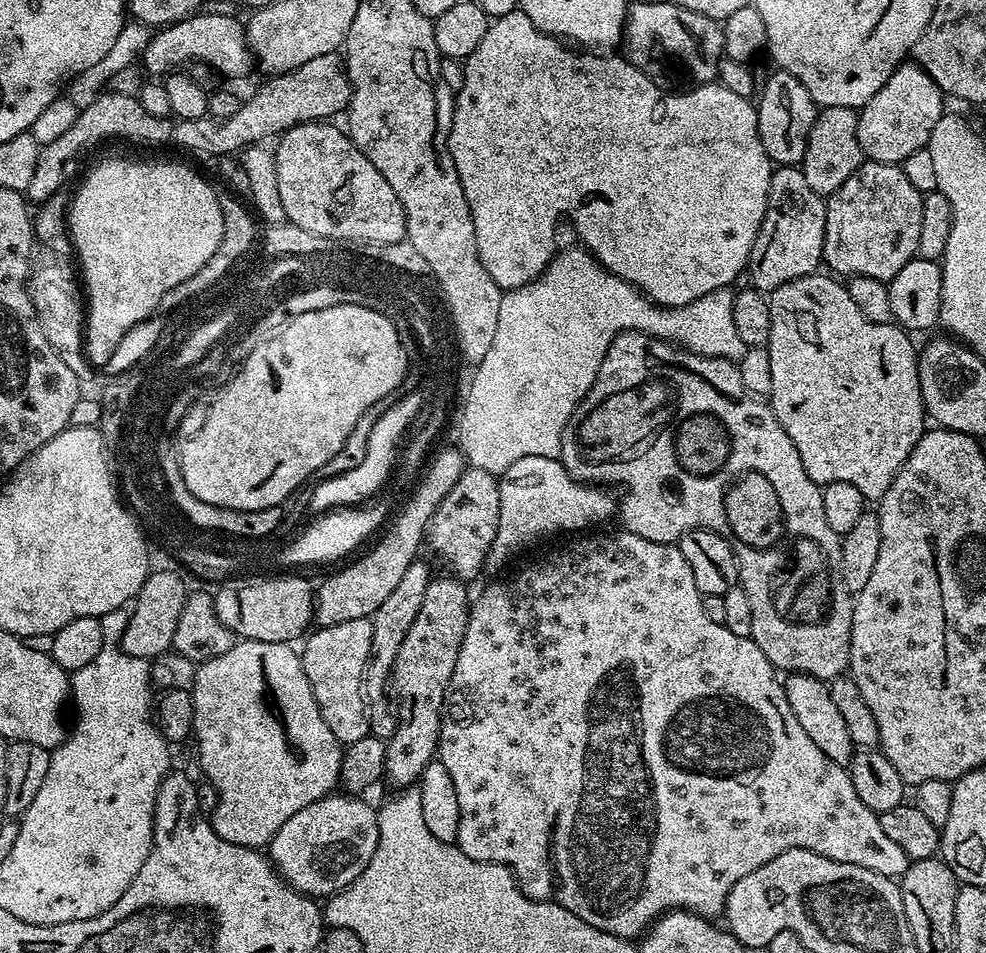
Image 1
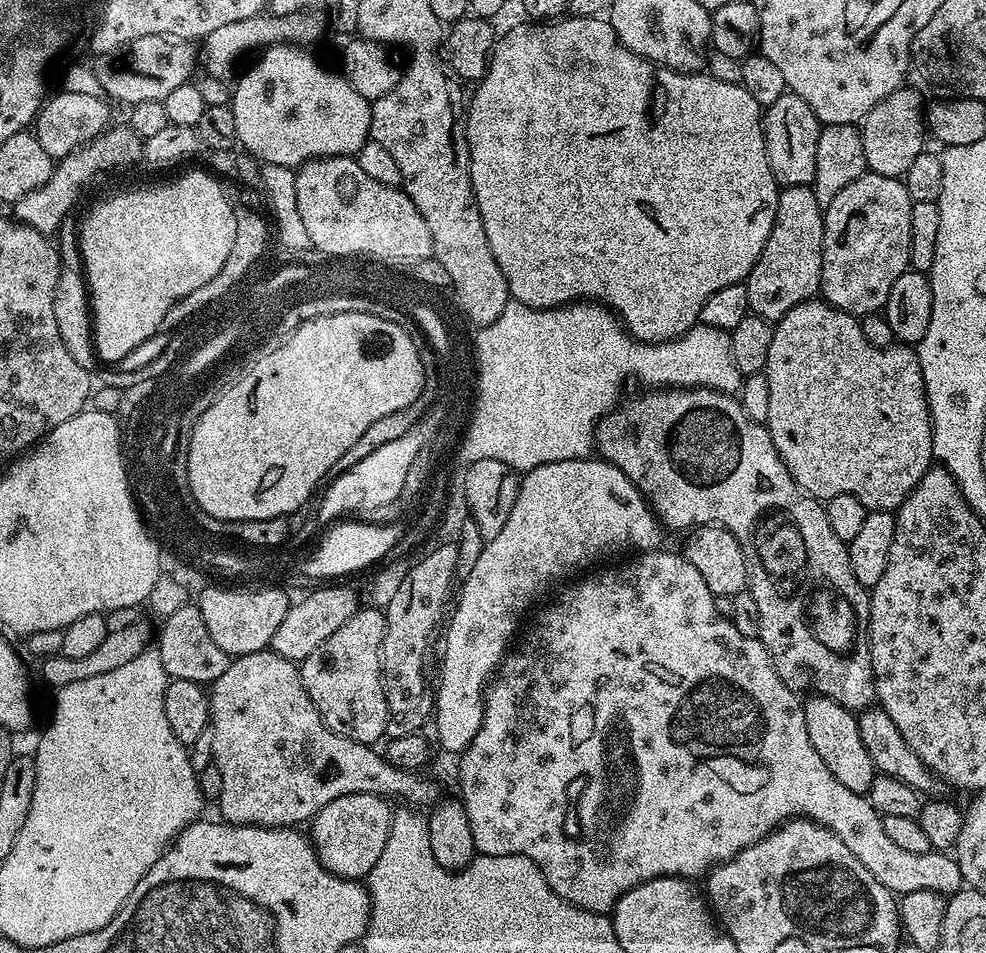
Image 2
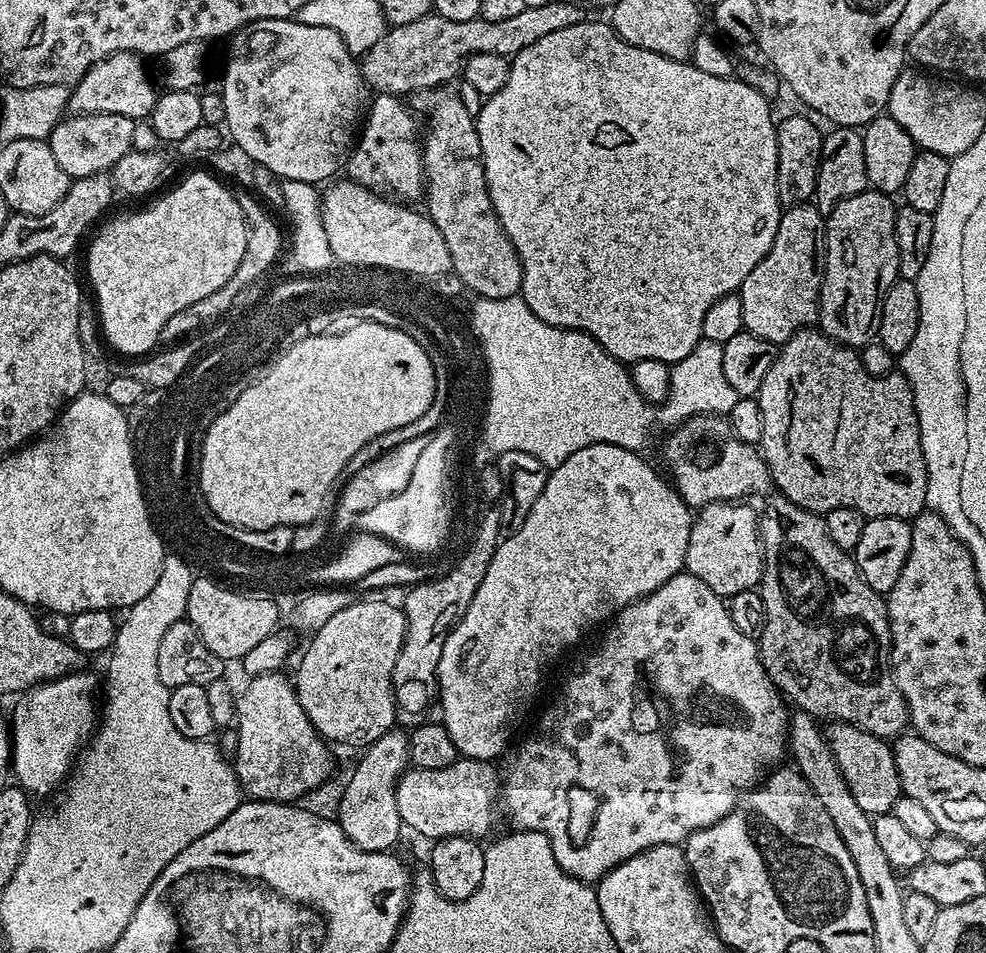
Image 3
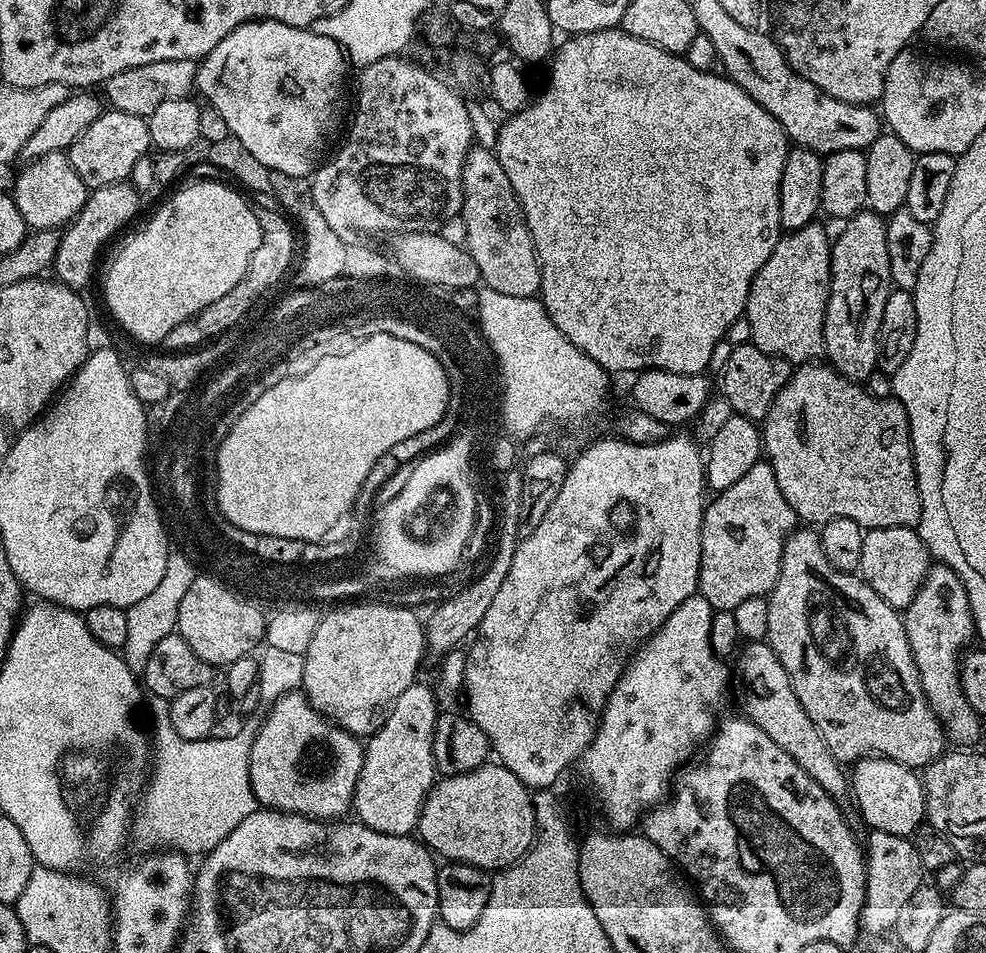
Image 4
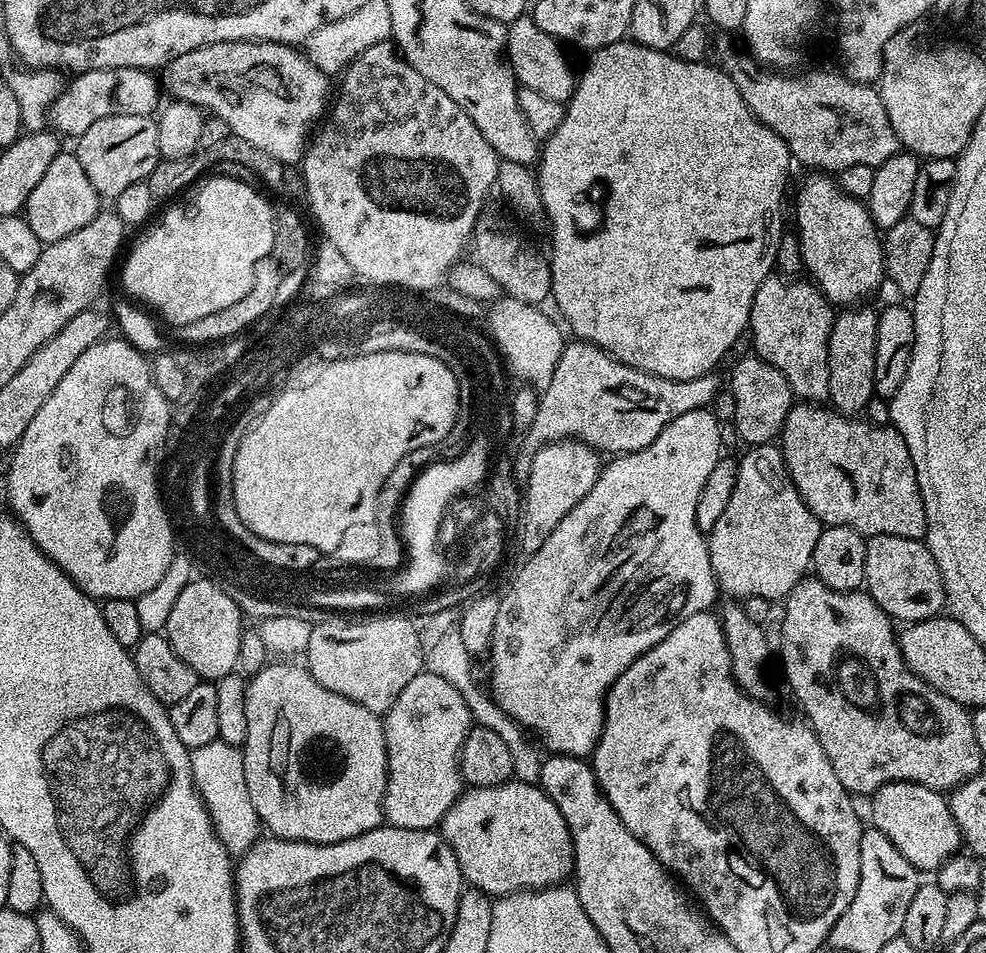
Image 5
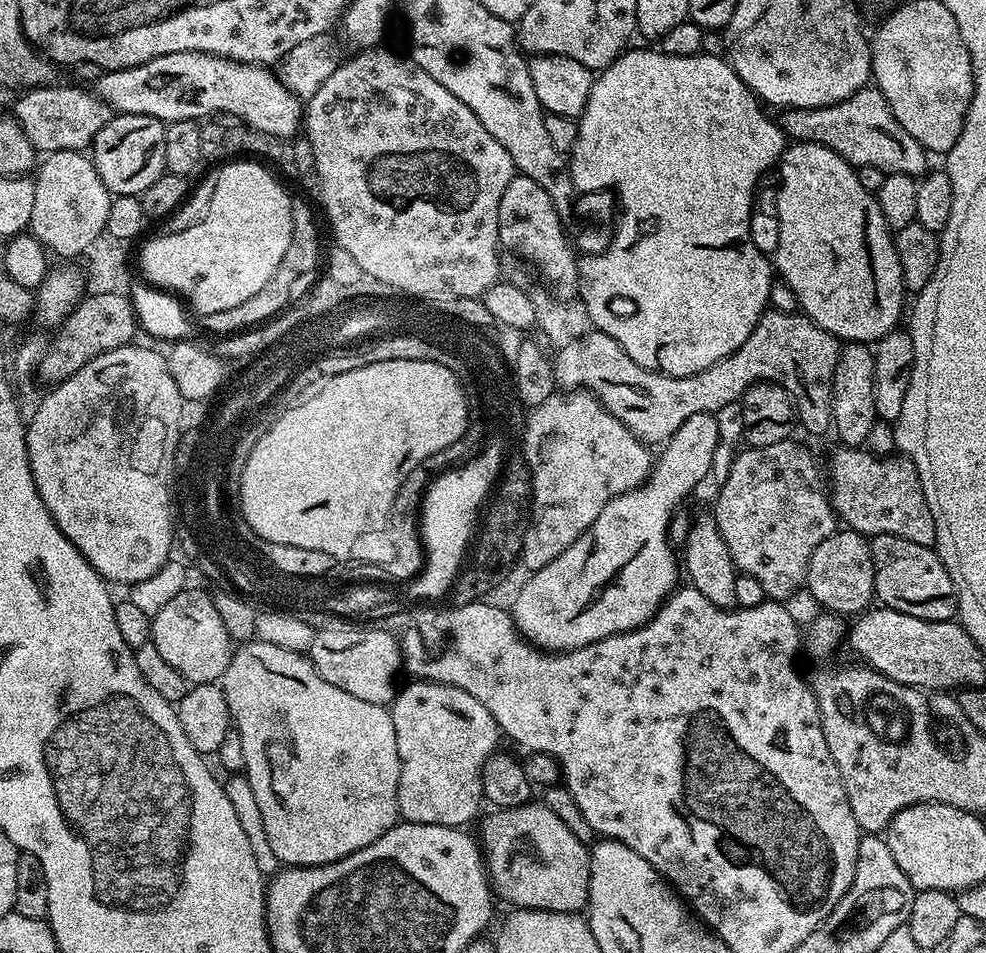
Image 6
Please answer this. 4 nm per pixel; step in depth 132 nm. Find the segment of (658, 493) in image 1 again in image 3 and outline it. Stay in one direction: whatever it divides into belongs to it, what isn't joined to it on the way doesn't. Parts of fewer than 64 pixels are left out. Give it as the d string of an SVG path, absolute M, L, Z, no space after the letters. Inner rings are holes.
M691 416L671 429L668 438L664 444L667 475L680 497L693 510L705 508L707 504L740 502L751 492L764 492L770 488L768 465L764 463L763 455L753 445L740 440L725 417ZM772 494L758 519L764 548L764 573L758 591L766 606L766 630L758 647L766 674L801 712L809 712L824 722L853 724L881 738L901 735L910 721L902 690L898 690L889 667L892 635L885 597L866 586L855 559L834 546L817 513L800 508L785 496Z

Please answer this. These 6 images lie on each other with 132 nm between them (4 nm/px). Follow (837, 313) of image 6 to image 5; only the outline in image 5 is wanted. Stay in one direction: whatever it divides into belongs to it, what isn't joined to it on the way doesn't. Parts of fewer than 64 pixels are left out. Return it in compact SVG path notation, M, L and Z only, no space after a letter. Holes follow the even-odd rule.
M808 174L796 192L796 225L794 231L800 243L800 253L804 263L804 272L820 293L833 306L856 306L876 292L886 280L884 271L884 242L867 207L855 200L840 188L839 183L828 174Z

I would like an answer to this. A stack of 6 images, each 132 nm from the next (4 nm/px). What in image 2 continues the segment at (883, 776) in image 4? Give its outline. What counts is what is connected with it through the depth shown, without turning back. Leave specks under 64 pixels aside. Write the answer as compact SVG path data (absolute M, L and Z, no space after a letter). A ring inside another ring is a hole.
M809 695L803 701L804 717L806 718L806 734L810 734L810 743L814 750L826 762L830 774L854 790L854 794L863 796L870 790L870 786L877 776L874 762L870 762L870 754L866 754L866 746L862 746L862 734L858 734L858 719L848 708L843 708L838 702L834 702L825 696Z

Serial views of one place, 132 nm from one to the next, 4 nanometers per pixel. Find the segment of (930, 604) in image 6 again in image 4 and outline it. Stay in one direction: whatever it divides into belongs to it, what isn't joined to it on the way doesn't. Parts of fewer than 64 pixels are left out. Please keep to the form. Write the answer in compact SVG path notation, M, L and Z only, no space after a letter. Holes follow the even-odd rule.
M869 528L865 531L862 542L862 562L858 569L859 575L891 608L903 610L910 606L914 594L918 594L918 590L926 578L929 567L928 547L922 542L916 528Z

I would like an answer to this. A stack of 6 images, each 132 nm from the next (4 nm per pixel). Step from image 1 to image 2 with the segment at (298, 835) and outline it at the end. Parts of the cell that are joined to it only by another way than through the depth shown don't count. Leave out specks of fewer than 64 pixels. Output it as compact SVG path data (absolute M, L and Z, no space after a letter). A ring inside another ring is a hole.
M367 792L346 794L322 806L310 824L310 839L322 866L343 880L363 881L374 870L378 858L382 858L382 850L386 850L386 840L390 838L394 808L388 804L391 803L385 797Z

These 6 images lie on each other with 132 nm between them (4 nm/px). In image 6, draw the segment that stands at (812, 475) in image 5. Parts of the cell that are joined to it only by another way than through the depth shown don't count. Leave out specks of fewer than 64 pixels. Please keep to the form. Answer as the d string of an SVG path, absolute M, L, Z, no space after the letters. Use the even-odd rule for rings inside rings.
M840 446L833 454L832 461L826 464L826 476L830 481L830 499L836 515L844 520L849 529L859 532L865 538L894 534L898 538L906 538L910 542L918 542L918 546L936 547L936 527L934 514L930 514L930 506L926 502L926 494L922 490L922 482L914 462L904 454L891 456L875 456L874 453L860 446Z

